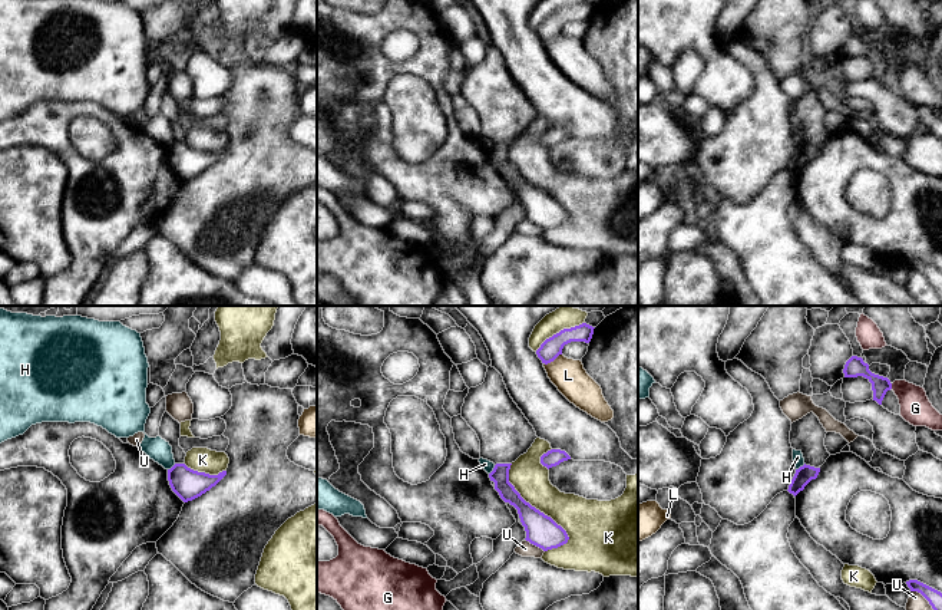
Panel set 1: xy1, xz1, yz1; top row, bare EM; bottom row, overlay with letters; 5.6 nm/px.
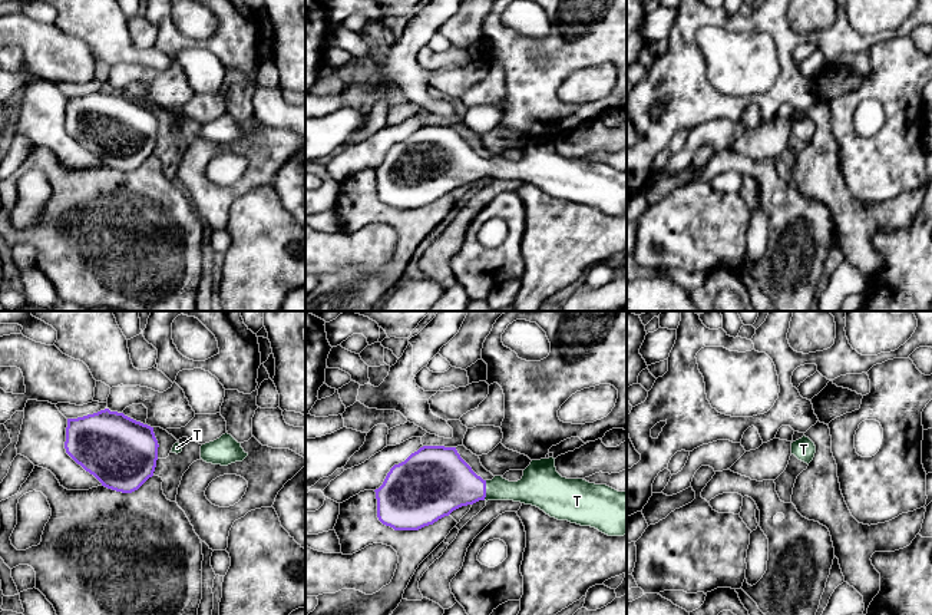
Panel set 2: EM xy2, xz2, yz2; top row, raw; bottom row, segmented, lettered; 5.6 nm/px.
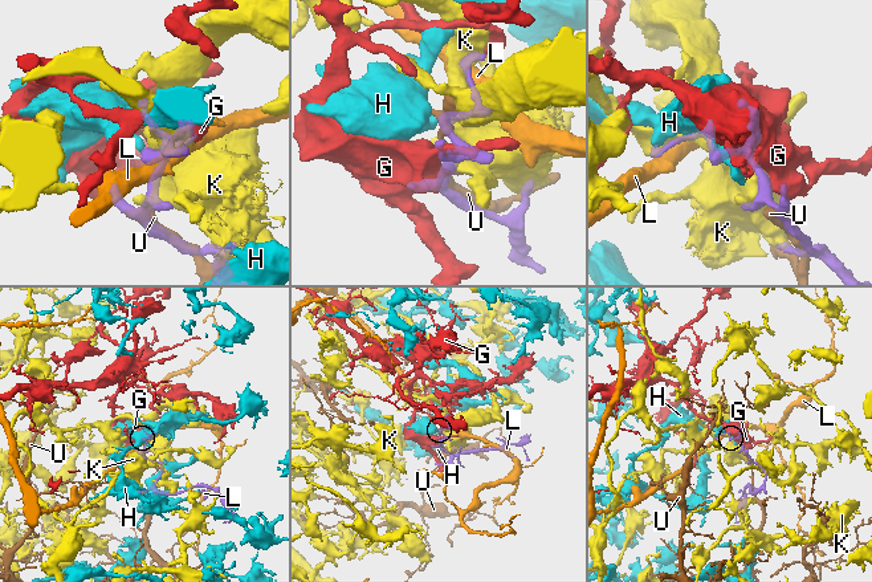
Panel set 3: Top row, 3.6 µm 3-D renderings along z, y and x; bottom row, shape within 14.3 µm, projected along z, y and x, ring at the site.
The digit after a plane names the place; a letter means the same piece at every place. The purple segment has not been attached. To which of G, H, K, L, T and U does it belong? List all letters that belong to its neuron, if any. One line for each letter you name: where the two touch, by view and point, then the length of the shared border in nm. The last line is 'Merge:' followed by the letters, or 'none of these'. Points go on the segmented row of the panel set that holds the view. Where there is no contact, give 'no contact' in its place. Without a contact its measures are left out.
T: xz2 (485, 490) | 110 nm
Merge: T

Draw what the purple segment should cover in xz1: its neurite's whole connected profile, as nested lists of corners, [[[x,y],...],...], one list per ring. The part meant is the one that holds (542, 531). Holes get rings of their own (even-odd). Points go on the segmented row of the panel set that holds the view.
[[[496,464],[489,478],[495,482],[495,489],[500,498],[518,510],[520,522],[526,531],[525,540],[543,551],[566,544],[569,540],[566,531],[551,517],[526,502],[509,482],[510,465],[512,464]]]

